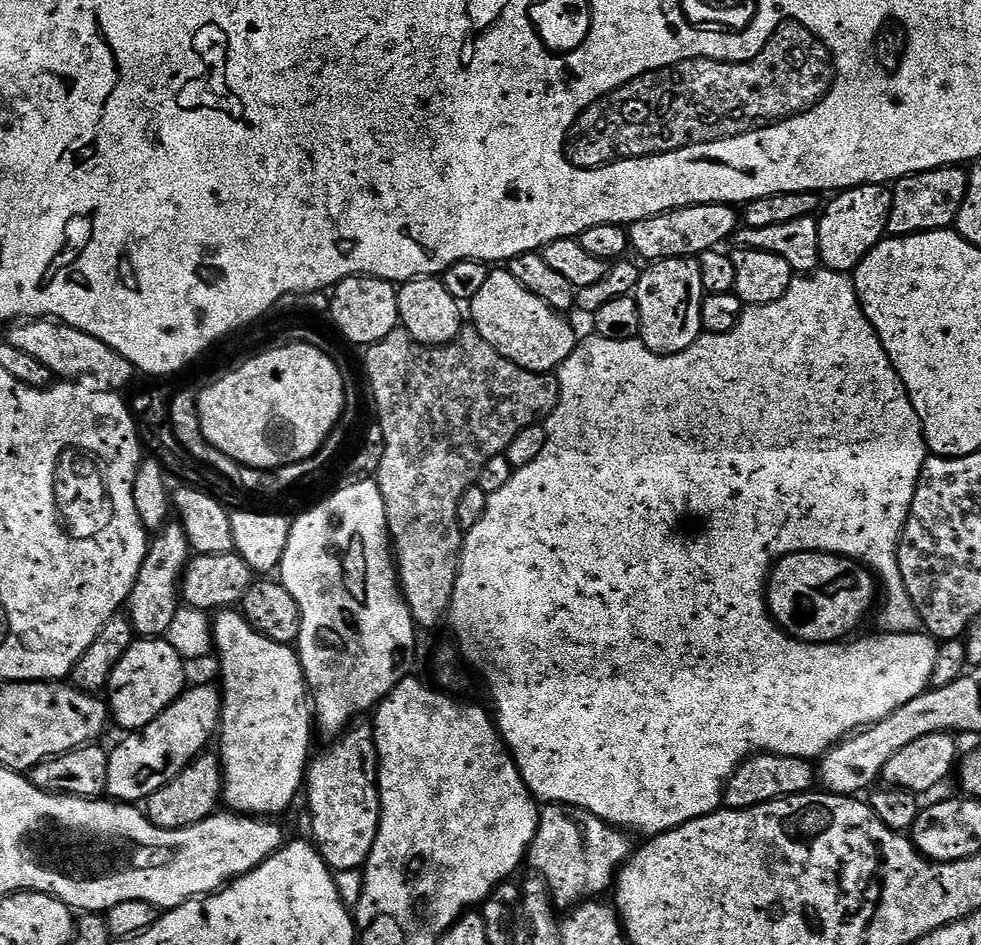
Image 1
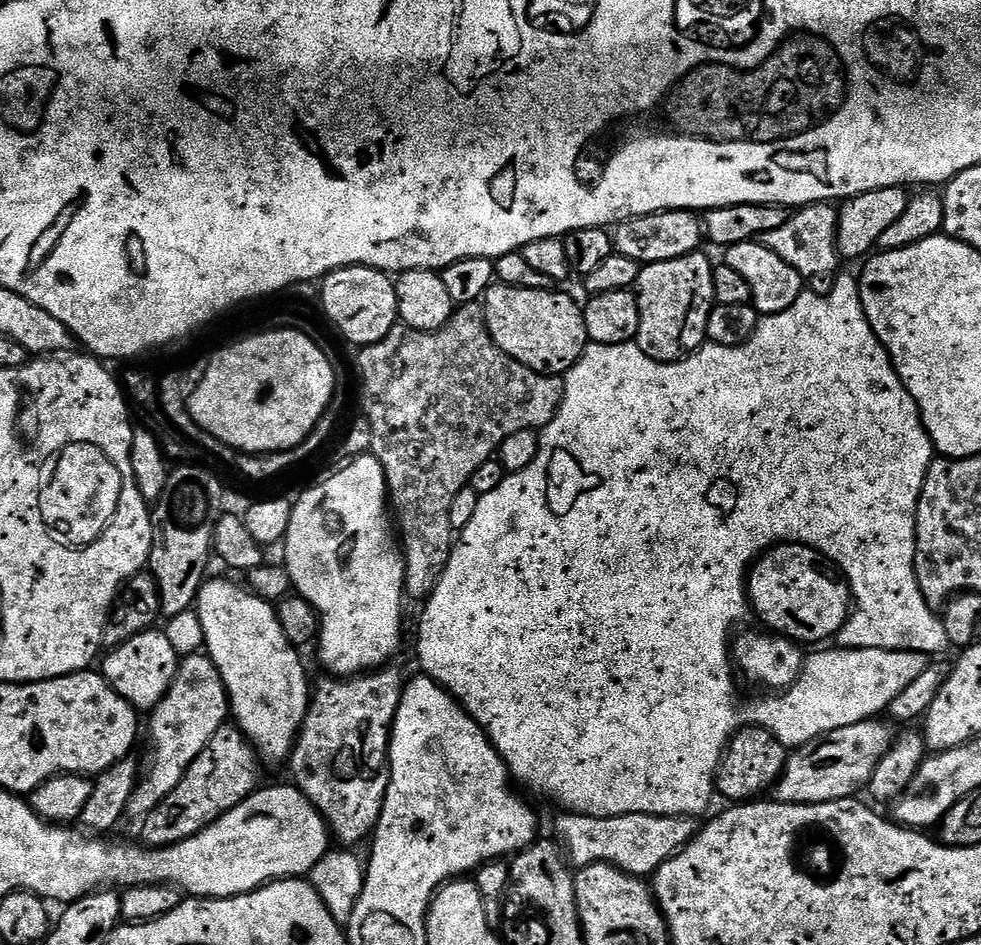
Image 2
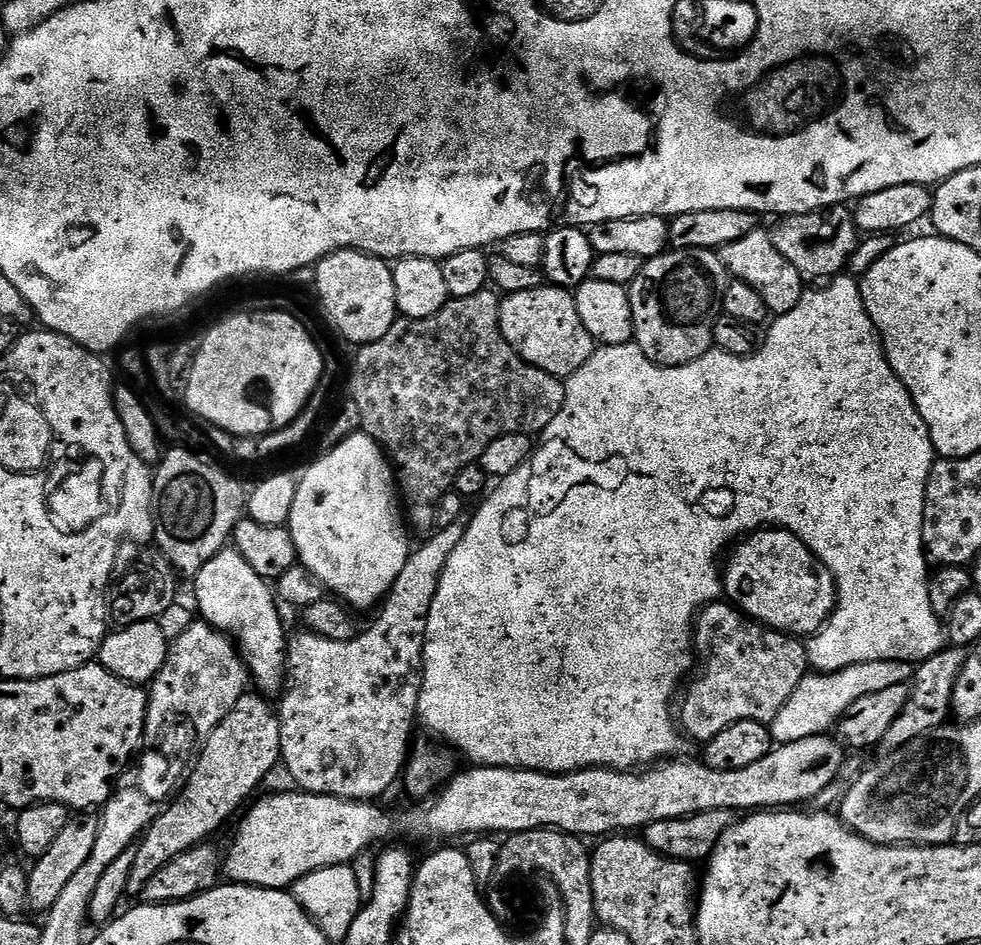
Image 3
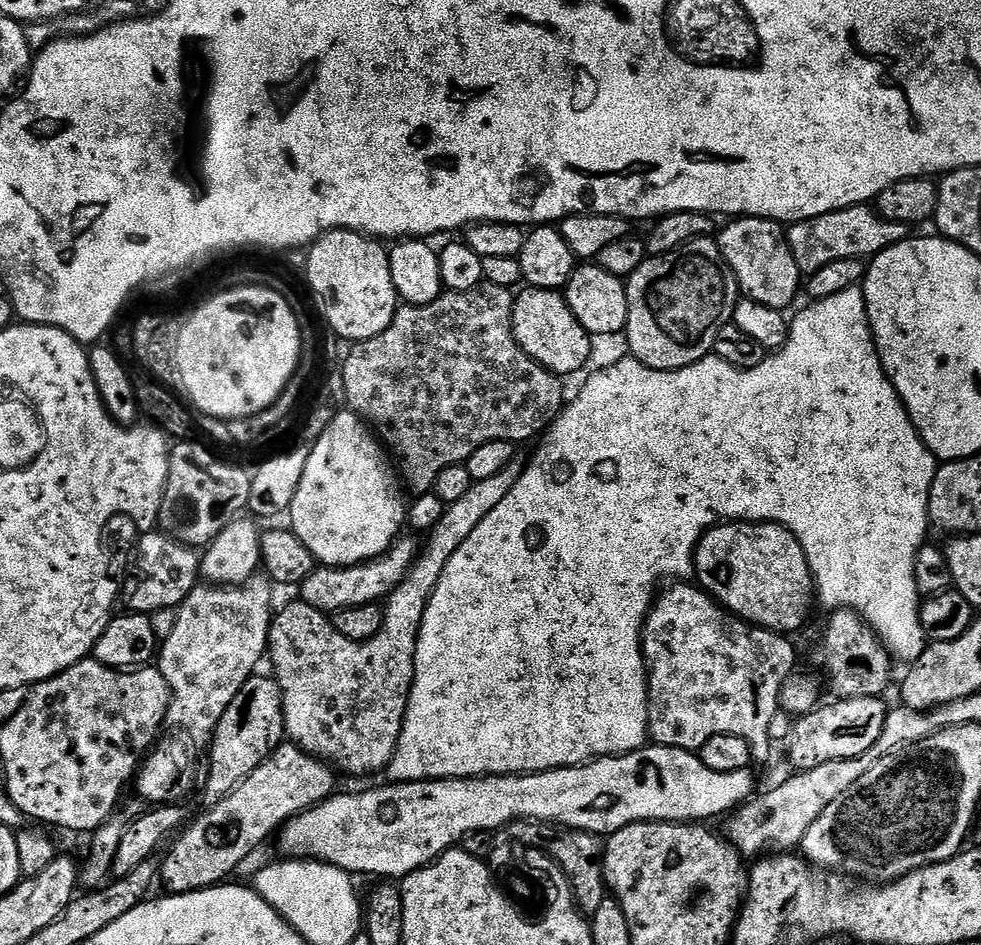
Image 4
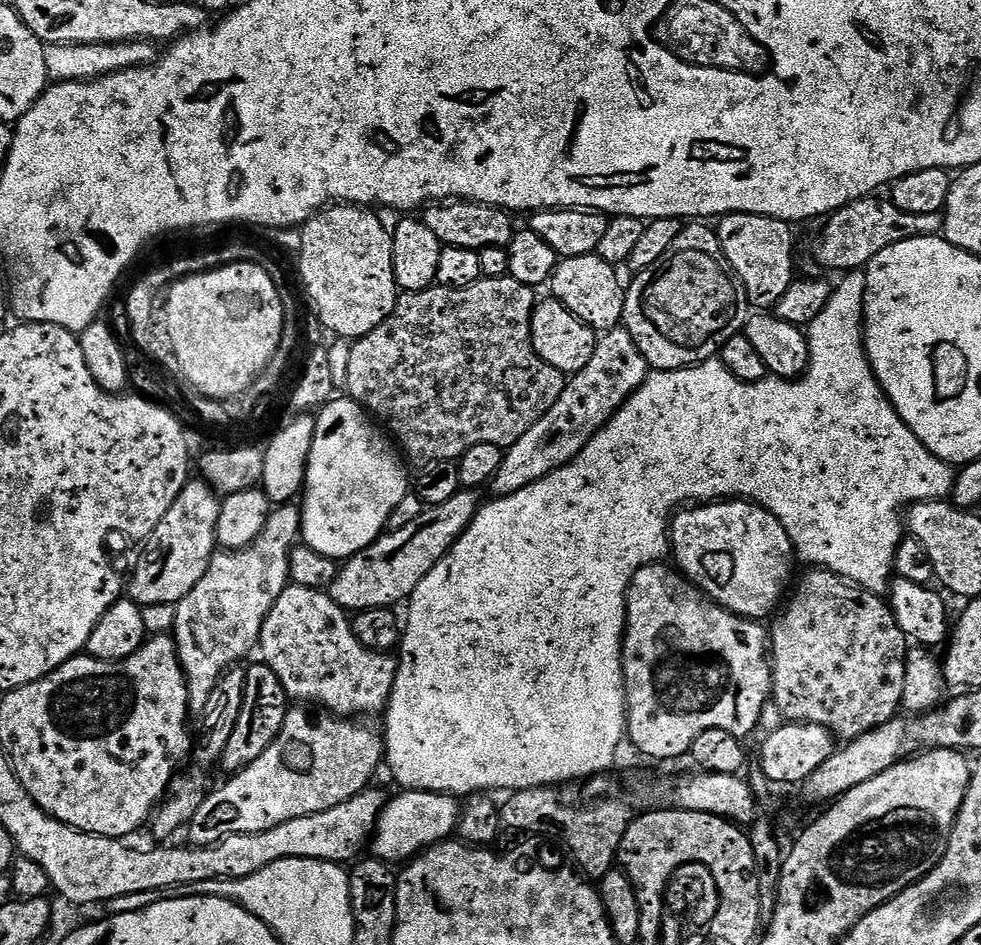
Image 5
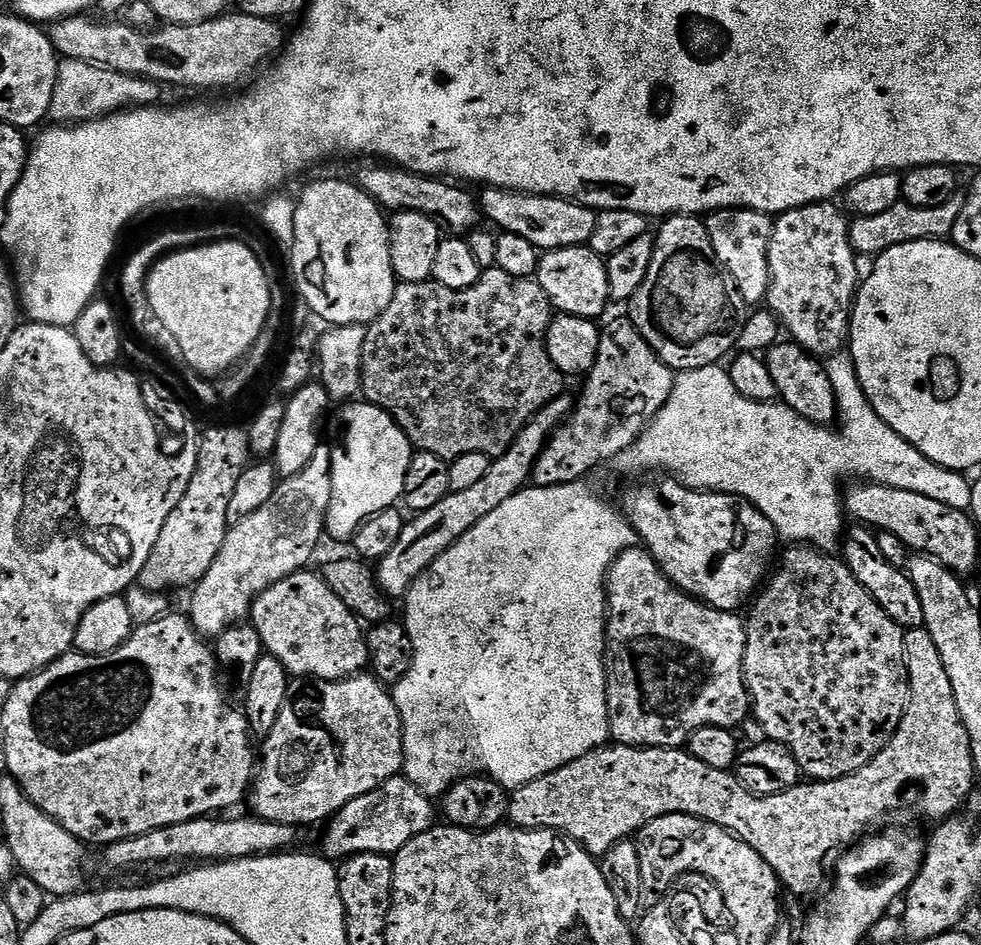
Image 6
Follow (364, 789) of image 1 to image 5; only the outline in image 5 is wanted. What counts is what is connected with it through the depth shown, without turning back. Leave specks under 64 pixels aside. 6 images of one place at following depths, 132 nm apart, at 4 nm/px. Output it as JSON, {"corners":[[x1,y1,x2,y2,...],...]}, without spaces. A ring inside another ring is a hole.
{"corners":[[621,326,603,333,596,341,596,349,590,362,586,362,586,366,582,366,582,370,565,383,562,398,558,398,558,402,554,402,554,406,550,406,550,410,546,410,546,414,542,414,542,418,538,418,538,422,534,422,534,426,530,426,530,430,526,430,526,434,522,434,522,438,518,438,518,442,511,444,505,451,502,466,498,466,498,474,490,485,491,495,499,498,514,494,570,463,587,446,592,435,601,432,608,419,644,385,644,380,649,375,646,358,638,350,627,328],[289,583,282,590,278,602,274,602,266,622,259,625,258,631,258,652,264,655,261,656,263,663,278,674,278,682,282,682,286,694,293,701,319,706,337,718,368,718,364,716,372,716,375,712,380,714,387,709,396,677,397,657,362,646,352,629,349,613,339,608,327,591]]}

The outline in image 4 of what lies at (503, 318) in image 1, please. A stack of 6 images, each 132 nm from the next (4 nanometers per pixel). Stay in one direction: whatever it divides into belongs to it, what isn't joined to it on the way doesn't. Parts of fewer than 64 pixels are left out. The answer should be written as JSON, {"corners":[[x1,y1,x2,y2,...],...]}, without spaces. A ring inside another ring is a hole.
{"corners":[[525,287,524,293,512,302,512,329,518,346,530,359,538,361,543,368,549,368,561,378,568,378,571,372,580,372,592,356,593,337,574,318,567,300,560,292,541,288]]}

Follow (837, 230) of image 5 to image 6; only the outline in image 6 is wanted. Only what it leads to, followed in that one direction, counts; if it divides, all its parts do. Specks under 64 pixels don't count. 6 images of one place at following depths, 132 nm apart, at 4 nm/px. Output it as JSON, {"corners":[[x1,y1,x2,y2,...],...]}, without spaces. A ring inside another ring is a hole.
{"corners":[[957,194,950,198,950,202,942,202,942,206,937,208,923,208,901,202,890,206,890,210,882,210,882,214,856,216,848,225,852,248,859,255,877,257,881,252,902,246,906,242,944,240,951,237,954,222,958,222,958,214,962,214,963,206,964,196]]}

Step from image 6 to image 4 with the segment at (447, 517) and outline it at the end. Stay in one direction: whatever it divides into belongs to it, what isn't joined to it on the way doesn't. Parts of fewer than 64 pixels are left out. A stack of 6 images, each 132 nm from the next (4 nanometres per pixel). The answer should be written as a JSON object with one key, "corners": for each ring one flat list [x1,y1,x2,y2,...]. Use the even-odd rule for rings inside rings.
{"corners":[[397,539,383,556,368,560,365,564,352,564,348,568,316,567,310,578,306,578,298,585,299,599,305,604,314,606,314,610,325,614,346,610,350,606,366,606,387,601,389,594,406,578,418,555,418,544,404,539]]}

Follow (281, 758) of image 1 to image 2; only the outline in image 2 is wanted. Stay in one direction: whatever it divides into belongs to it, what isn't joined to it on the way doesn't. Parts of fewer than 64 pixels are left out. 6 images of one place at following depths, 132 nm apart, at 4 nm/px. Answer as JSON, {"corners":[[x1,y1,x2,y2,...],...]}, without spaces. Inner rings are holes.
{"corners":[[205,579,194,610,202,622,206,654,218,670,219,683,224,684,228,691,231,719,251,742,265,765,280,764,283,760,285,763,291,757,296,737,304,724,310,699,308,676,304,673,304,664,300,661,299,654,296,653,299,651,286,638,282,622,278,622,276,609,269,601,257,596,247,587,239,588,232,580,212,579]]}

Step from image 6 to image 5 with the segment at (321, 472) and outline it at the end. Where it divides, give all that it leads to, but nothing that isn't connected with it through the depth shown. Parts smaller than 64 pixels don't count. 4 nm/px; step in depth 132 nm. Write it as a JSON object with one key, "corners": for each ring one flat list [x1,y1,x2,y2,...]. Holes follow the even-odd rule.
{"corners":[[295,503,279,505,268,517,266,526,250,546,246,546,237,552,217,551,212,557,212,561,206,566,206,574,198,578,198,586,186,594,180,603,176,605,176,621,172,627,176,649,180,665,184,671,184,677,188,680,188,707,193,713,203,712,206,701,210,699,210,694,214,691,214,686,222,673,228,671,240,659,244,652,240,648,228,648,228,632,240,632,244,628,247,620,256,620,257,625,264,624,282,590,288,587,288,563,290,554,298,543,300,531,300,508]]}

